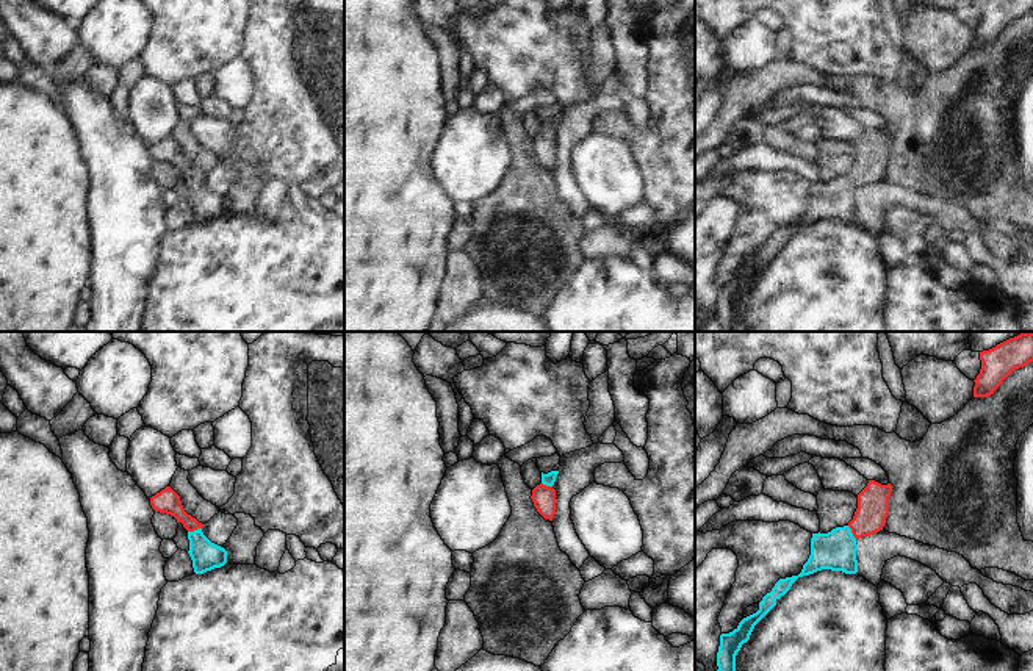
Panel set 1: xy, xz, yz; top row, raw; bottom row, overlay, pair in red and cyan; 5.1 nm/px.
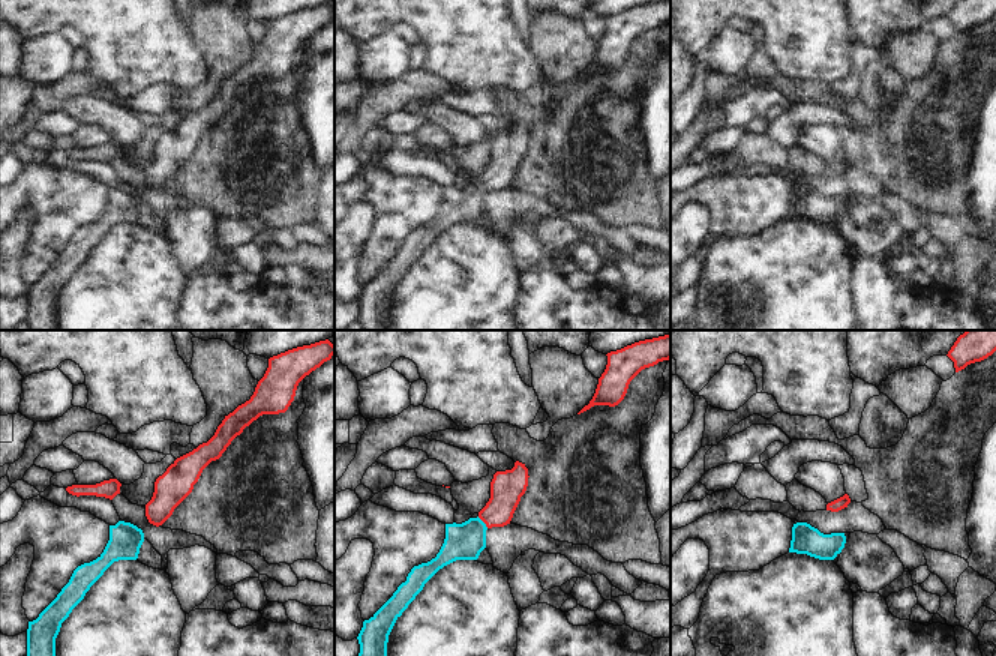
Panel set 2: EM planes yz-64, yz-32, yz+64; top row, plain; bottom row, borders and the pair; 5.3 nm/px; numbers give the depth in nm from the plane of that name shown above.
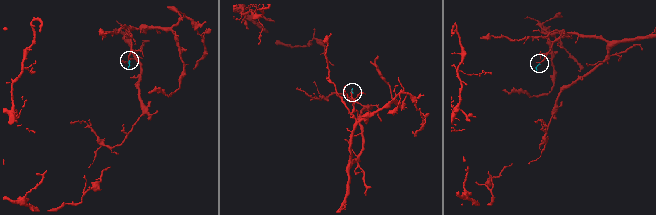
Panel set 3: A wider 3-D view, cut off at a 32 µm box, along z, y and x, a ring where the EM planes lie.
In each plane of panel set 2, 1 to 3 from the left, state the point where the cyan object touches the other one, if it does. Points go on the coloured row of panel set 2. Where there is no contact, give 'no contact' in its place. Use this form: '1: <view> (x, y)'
1: no contact
2: yz-32 (483, 521)
3: no contact

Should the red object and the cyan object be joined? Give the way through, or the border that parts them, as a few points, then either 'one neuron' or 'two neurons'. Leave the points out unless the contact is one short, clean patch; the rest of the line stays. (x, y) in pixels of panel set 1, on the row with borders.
across xy (166, 501), (194, 529), (205, 556) | one neuron

